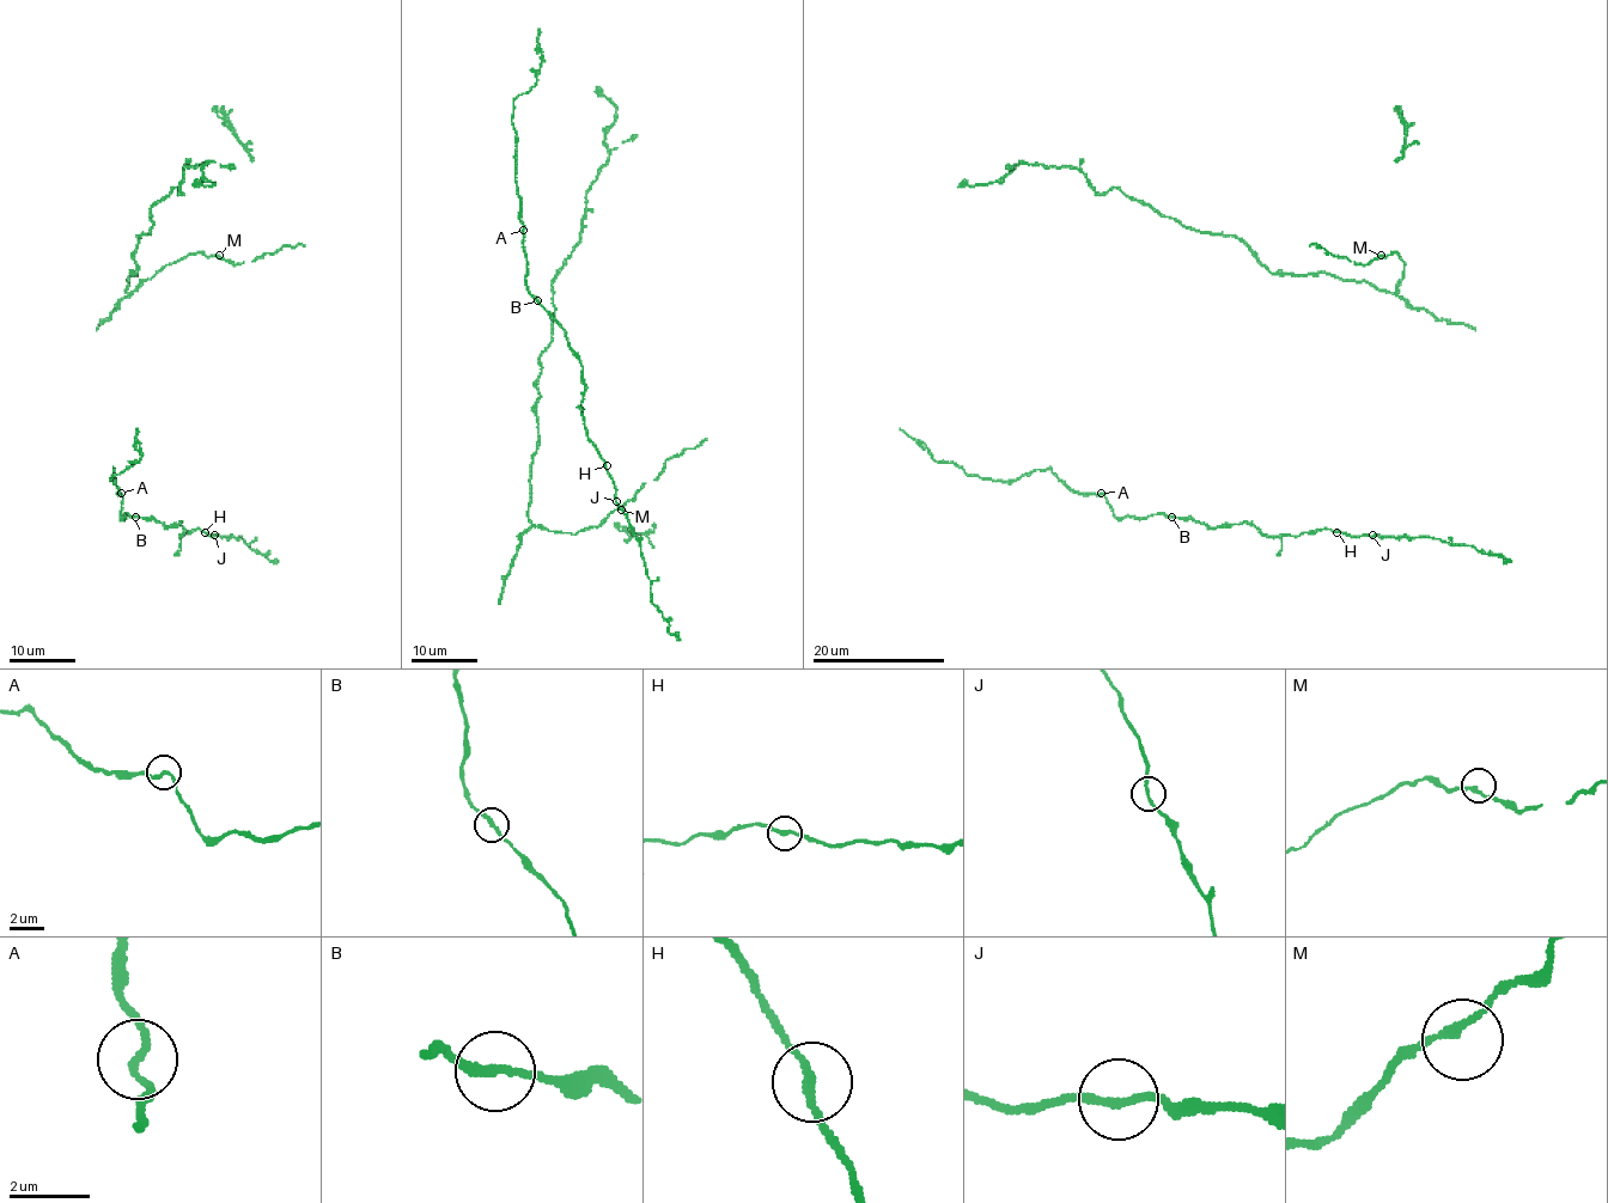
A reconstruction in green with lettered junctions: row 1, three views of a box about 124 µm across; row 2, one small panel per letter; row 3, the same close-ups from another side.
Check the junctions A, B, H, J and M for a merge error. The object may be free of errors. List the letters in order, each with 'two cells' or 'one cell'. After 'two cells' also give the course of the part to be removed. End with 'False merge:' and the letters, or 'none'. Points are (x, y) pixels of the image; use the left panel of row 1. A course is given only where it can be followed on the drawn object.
A: one cell
B: one cell
H: one cell
J: one cell
M: one cell
False merge: none

